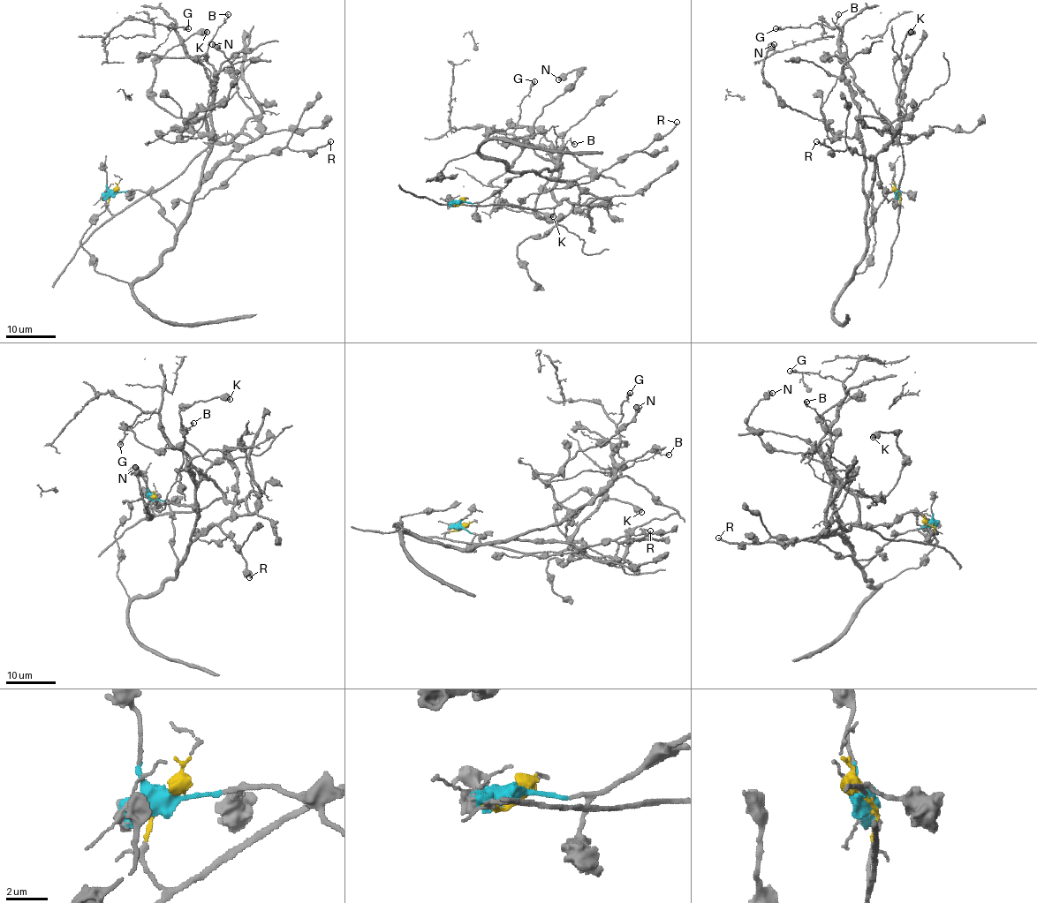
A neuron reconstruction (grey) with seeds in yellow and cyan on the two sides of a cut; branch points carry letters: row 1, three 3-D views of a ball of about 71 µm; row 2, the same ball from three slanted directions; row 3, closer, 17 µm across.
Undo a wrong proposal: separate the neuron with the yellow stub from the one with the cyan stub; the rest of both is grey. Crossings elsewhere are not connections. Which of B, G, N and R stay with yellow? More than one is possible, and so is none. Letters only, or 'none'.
B, G

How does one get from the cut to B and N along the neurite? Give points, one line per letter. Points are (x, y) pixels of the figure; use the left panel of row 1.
B: (115, 192), (107, 209), (118, 214), (170, 184), (211, 141), (206, 115), (212, 84), (201, 63), (229, 14)
N: (115, 192), (142, 190), (176, 228), (184, 220), (210, 144), (181, 130), (217, 106), (236, 78), (212, 44)

